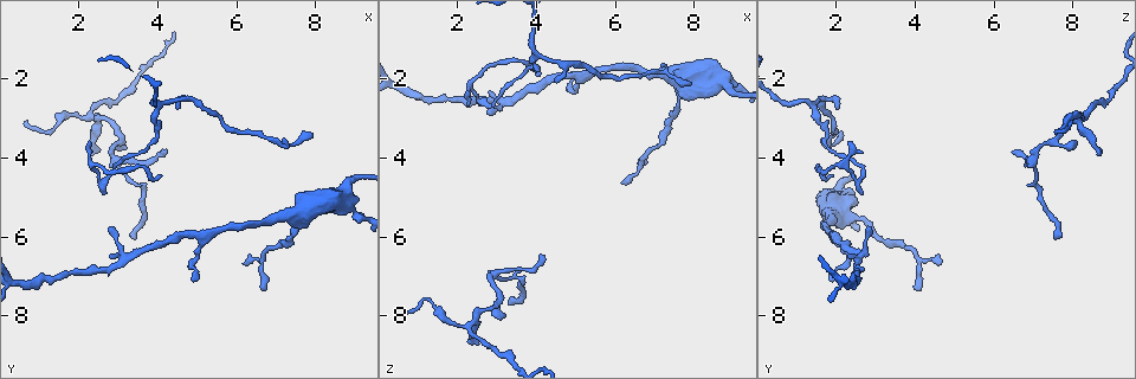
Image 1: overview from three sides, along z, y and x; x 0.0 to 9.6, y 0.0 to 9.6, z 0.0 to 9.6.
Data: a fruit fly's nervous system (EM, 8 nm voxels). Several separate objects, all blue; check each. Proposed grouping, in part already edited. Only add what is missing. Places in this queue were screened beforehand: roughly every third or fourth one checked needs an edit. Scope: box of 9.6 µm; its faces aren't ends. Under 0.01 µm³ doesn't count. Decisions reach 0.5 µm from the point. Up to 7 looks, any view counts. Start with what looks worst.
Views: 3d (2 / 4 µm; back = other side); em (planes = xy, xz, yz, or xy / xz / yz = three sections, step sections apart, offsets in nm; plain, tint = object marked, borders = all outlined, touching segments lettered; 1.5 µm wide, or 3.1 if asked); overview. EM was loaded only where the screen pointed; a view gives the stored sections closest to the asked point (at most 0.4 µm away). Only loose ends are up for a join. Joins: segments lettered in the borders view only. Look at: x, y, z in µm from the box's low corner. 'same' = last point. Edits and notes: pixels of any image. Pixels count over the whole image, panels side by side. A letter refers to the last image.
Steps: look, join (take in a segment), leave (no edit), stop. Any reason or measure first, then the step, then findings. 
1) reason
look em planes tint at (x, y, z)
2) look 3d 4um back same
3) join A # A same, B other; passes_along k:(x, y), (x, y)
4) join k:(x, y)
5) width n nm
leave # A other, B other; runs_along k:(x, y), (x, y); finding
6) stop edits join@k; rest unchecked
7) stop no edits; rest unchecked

free end
look 3d 2um at (2.80, 5.80, 2.90)

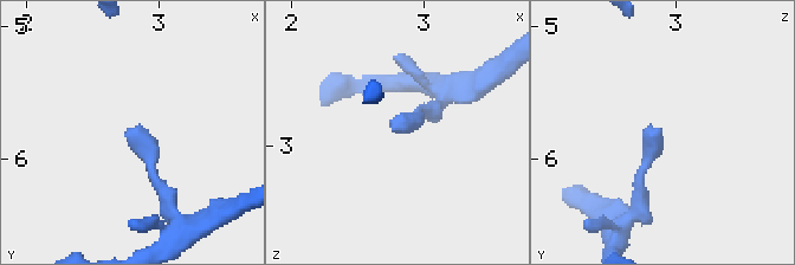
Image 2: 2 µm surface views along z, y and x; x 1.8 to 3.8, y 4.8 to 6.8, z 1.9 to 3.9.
look em planes borders at (2.80, 5.78, 2.90)

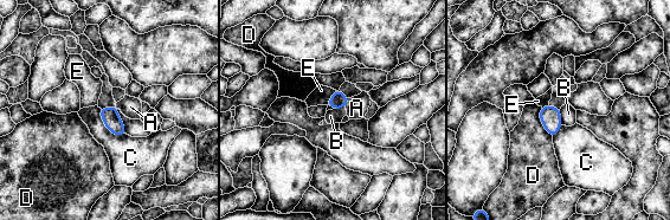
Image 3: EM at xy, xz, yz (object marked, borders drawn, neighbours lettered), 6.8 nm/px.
leave # A other, B other, C other, D other, E other; border 3:(117, 109), (127, 134); none of them fits

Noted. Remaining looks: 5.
tapers out
look 3d 4um at (2.25, 3.65, 2.30)

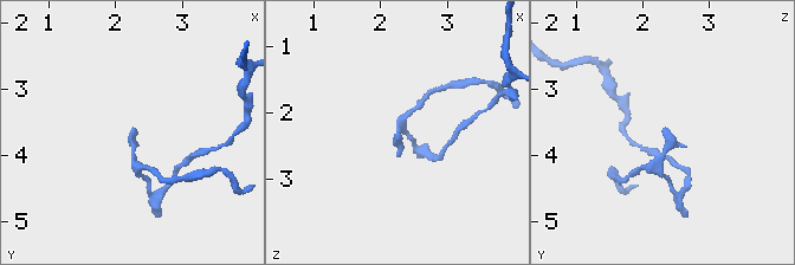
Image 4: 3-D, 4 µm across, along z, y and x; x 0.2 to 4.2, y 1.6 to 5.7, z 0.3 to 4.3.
look em planes borders at (2.30, 3.65, 2.30)

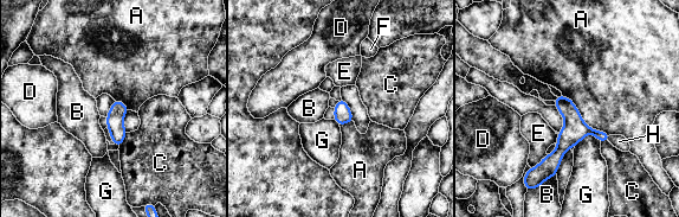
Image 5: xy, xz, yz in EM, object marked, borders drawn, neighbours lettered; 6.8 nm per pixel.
width 70 nm
join 5:(619, 141) # A other, B other, C other, D other, E other, F other, G other, H same; passes_along 5:(575, 129), (609, 139), (619, 141); it goes on there

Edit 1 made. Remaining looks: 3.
redraw
look overview

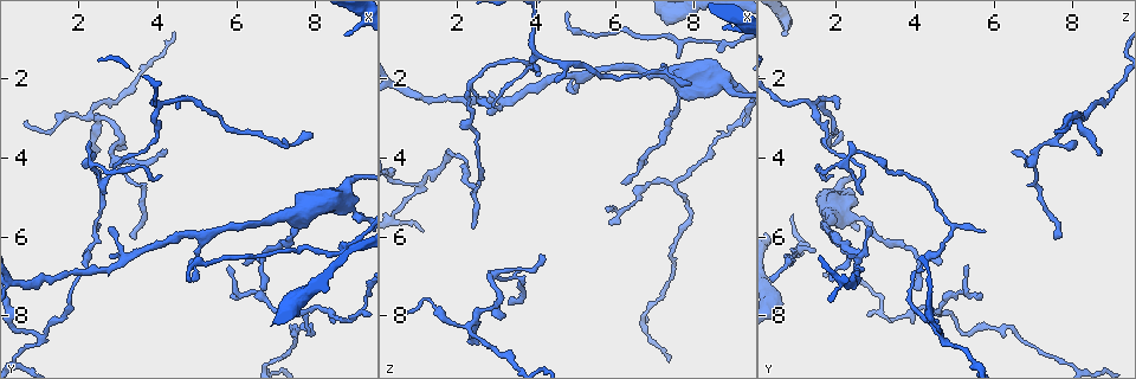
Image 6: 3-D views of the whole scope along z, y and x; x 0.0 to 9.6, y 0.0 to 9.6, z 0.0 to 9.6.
branch stops here
look 3d 2um at (0.75, 3.05, 8.05)

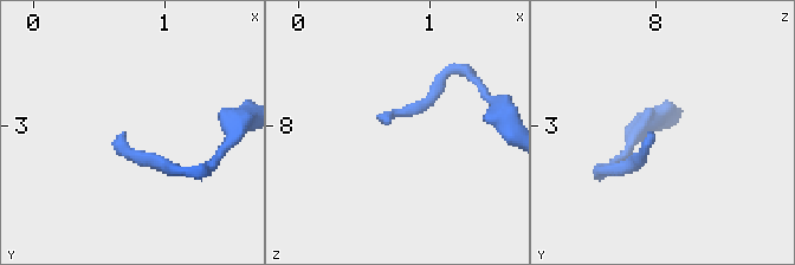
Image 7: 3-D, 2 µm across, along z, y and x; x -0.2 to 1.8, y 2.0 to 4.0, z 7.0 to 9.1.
look em planes borders at (0.68, 3.06, 8.00)

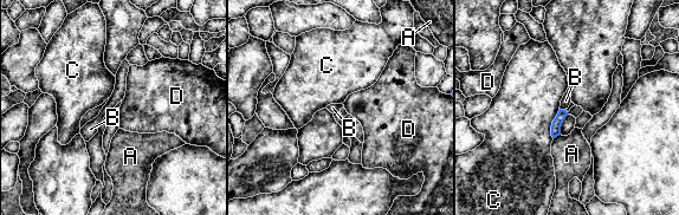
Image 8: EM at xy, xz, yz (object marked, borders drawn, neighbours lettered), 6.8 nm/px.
leave # A other, B other, C other, D other; no lettered segment goes on from it

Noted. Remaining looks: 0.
stop edits join@5; rest unchecked

